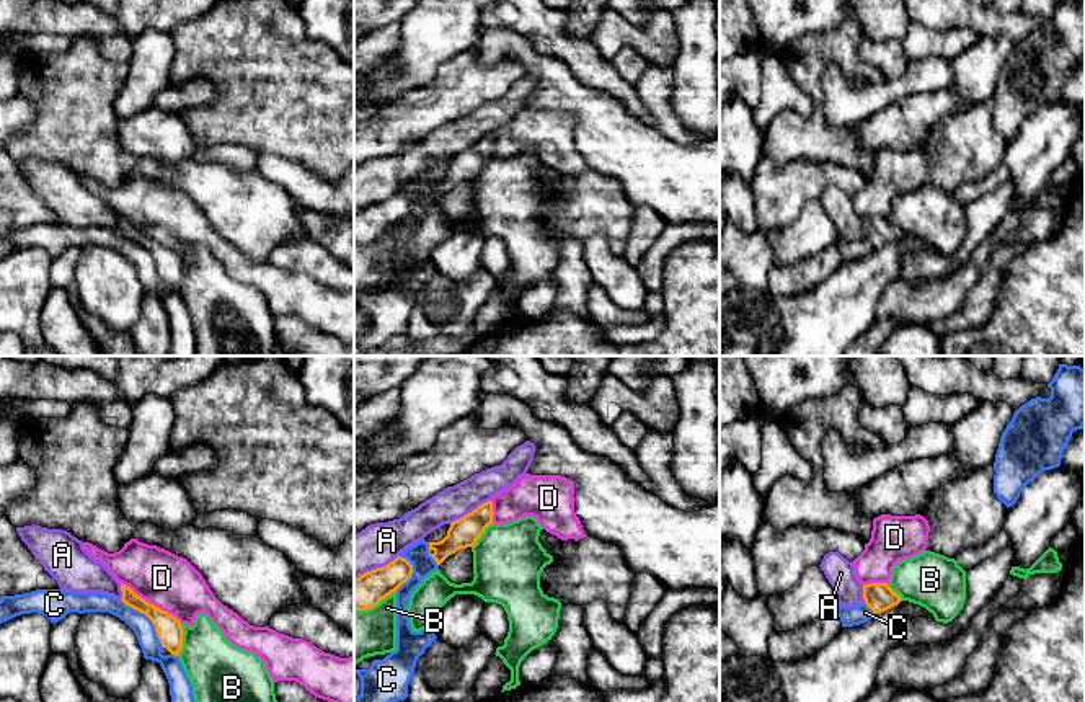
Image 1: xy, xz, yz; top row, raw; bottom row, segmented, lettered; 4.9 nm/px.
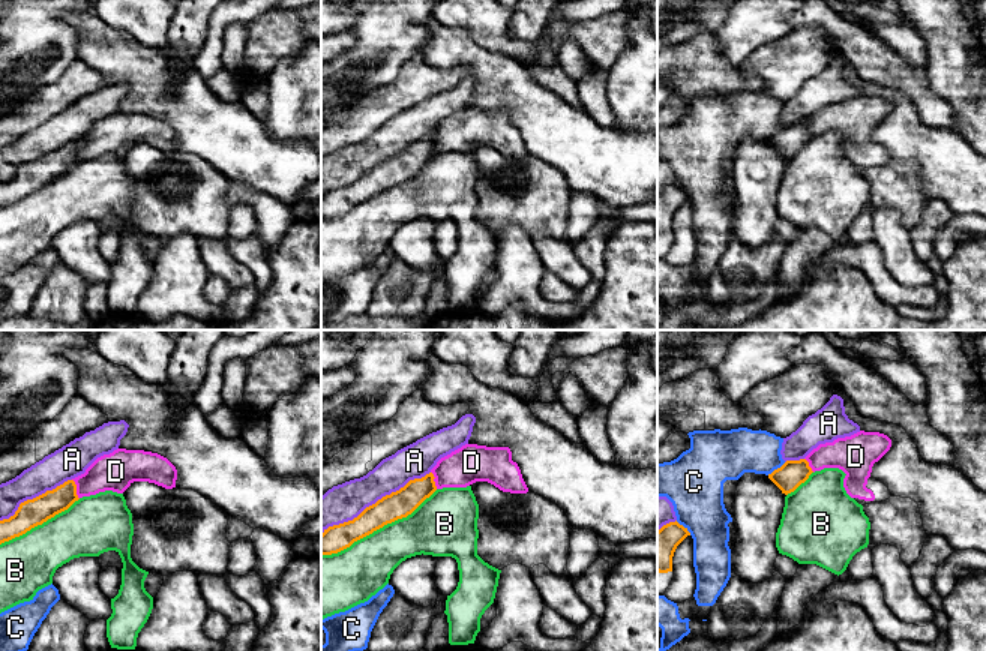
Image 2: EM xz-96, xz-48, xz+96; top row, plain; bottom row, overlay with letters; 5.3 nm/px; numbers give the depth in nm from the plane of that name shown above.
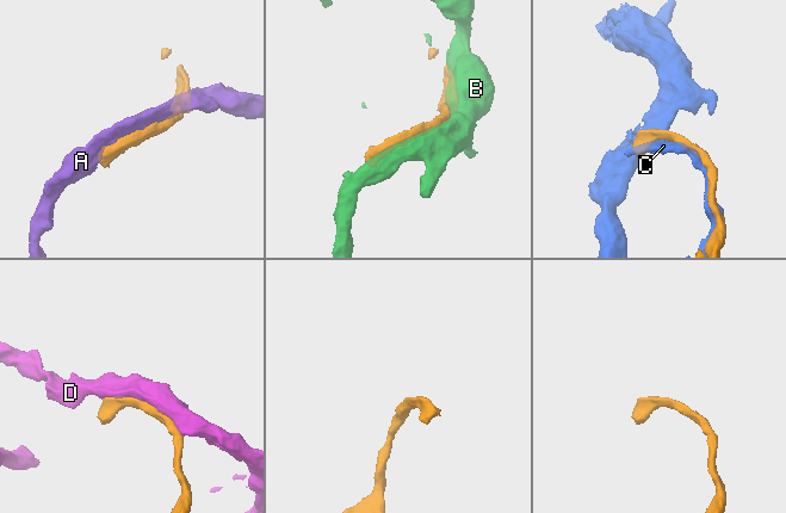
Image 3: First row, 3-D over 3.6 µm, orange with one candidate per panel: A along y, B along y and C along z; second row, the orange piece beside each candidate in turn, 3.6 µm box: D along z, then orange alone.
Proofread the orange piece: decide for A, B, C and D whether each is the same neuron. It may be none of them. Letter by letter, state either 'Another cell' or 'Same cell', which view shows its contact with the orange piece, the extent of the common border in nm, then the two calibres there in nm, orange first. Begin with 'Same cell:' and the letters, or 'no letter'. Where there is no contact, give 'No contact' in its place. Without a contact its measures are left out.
Same cell: C
A: Another cell. Touches orange in xz. Shared border 240 nm. Thickness 150 nm (orange) against 160 nm
B: Another cell. Touches orange in xy. Shared border 160 nm. Thickness 130 nm (orange) against 300 nm
C: Same cell. Touches orange in xy. Shared border 320 nm. Thickness 130 nm (orange) against 100 nm
D: Another cell. Touches orange in xy. Shared border 360 nm. Thickness 130 nm (orange) against 280 nm

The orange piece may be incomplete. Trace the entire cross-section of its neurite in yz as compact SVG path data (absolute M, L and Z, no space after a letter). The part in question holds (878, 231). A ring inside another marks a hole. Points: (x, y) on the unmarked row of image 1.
M888 217L863 219L863 233L873 248L884 247L902 235L901 230L888 220Z

